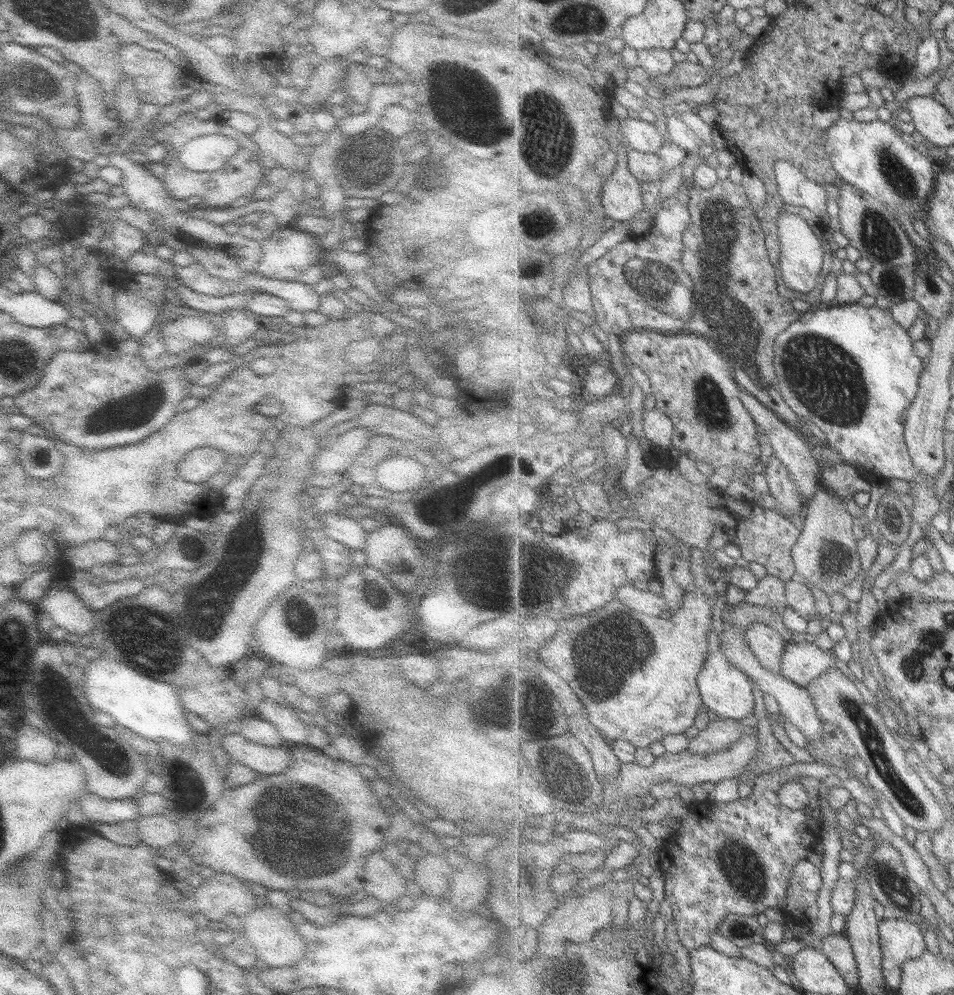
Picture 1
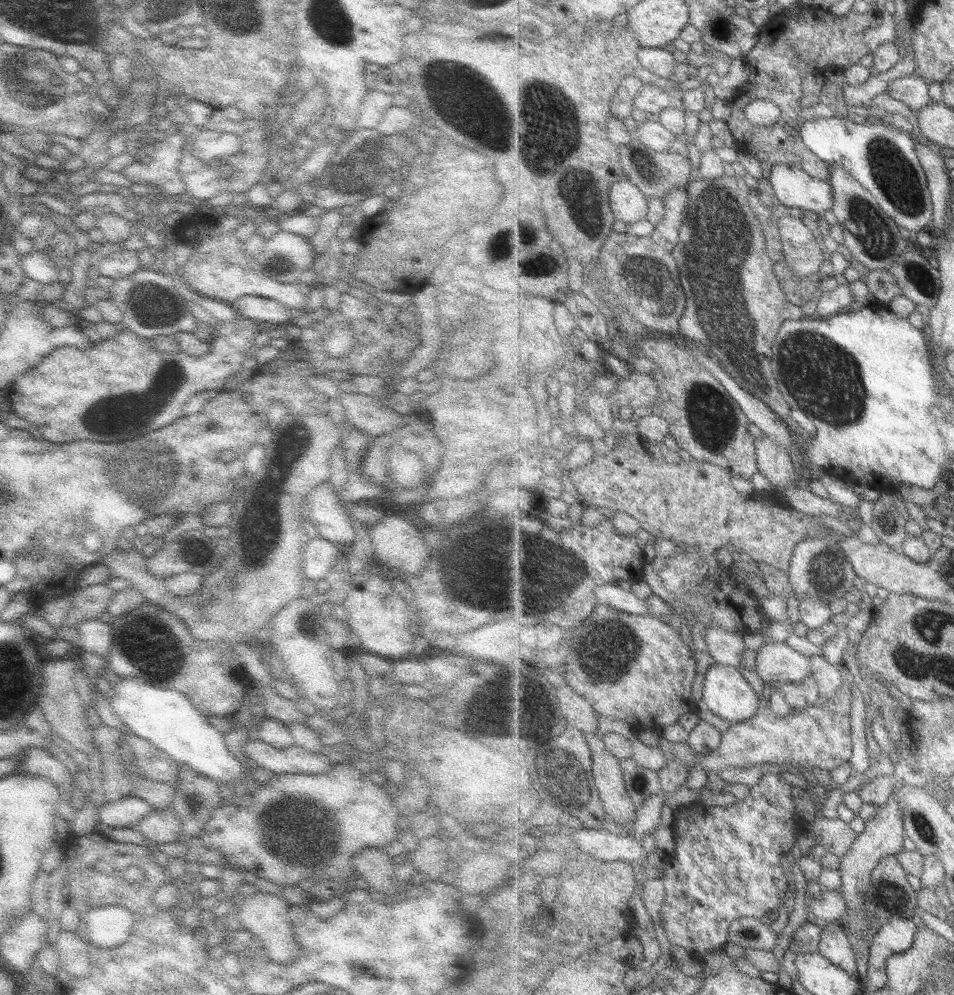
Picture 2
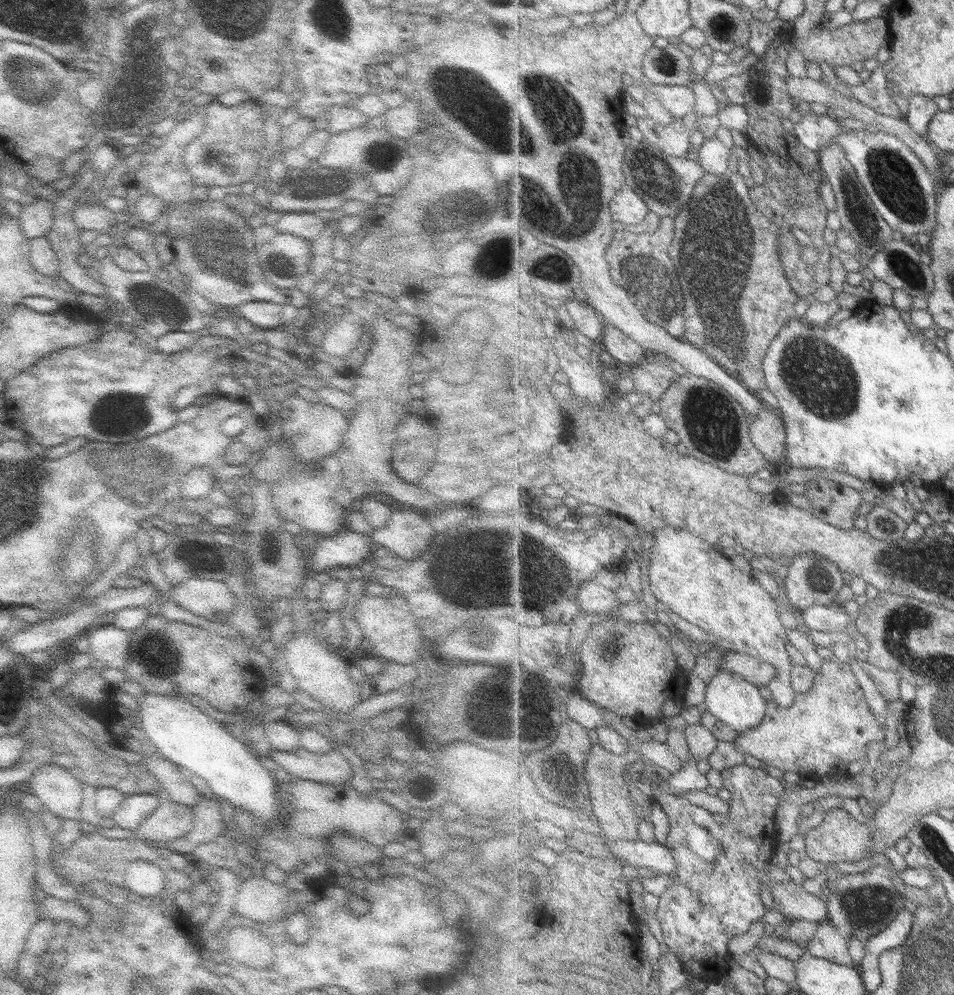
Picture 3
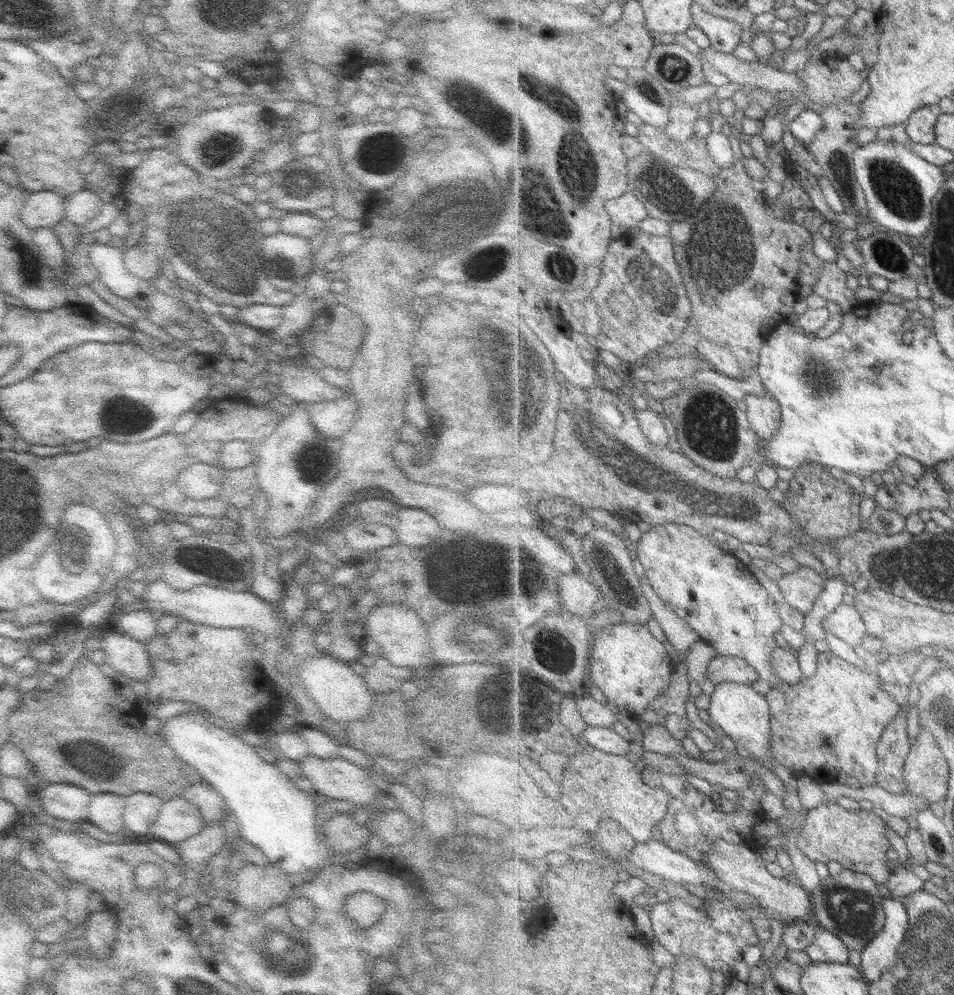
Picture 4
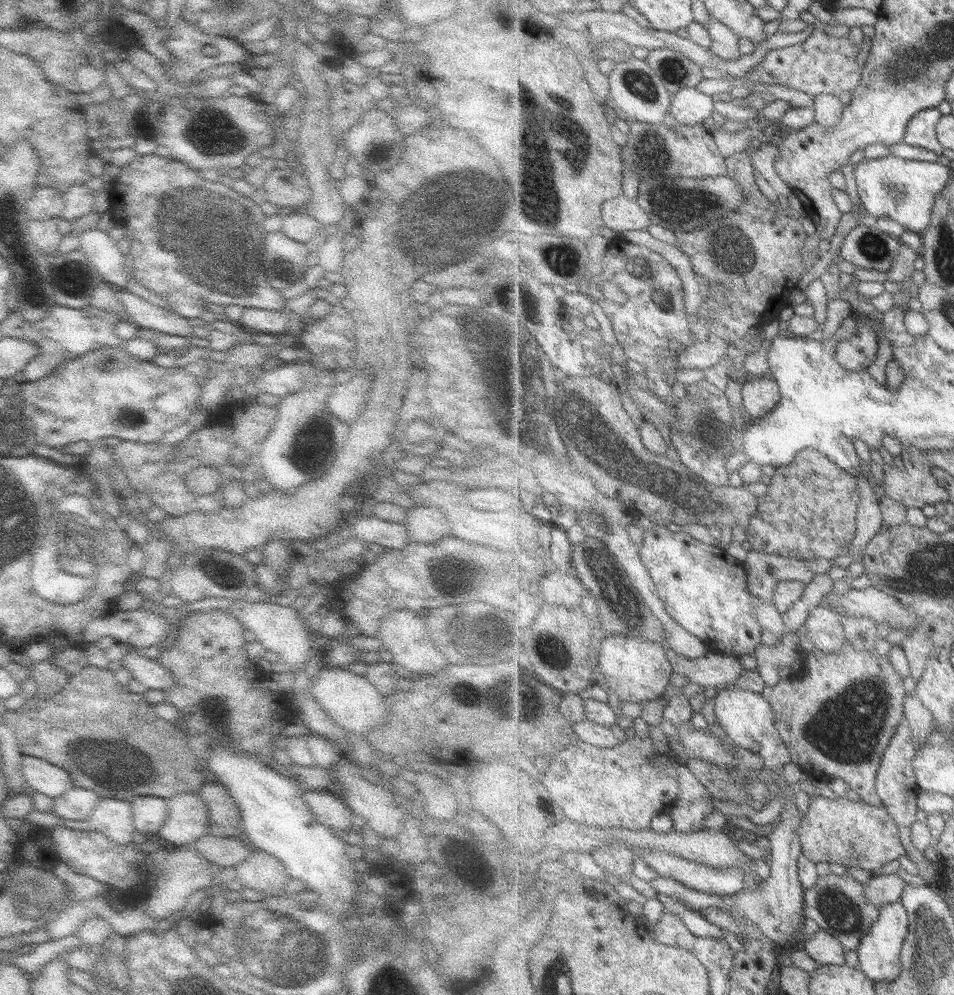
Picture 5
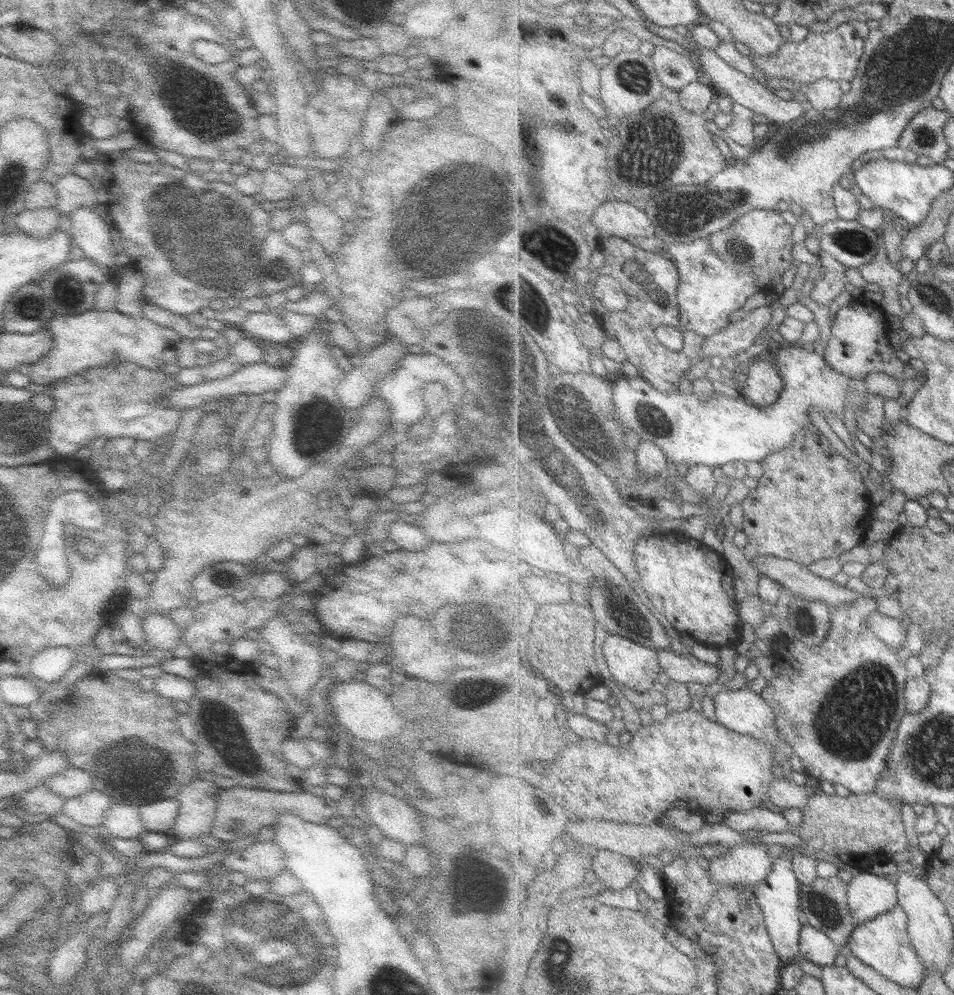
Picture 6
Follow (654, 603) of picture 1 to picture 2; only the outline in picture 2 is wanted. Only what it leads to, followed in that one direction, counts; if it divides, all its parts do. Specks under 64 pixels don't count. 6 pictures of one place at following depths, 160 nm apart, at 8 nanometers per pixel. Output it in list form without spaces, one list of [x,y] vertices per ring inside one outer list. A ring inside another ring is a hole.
[[[604,584],[603,588],[597,590],[597,596],[599,596],[601,604],[607,604],[607,606],[612,606],[632,615],[649,615],[653,613],[645,599],[635,596],[633,592],[621,588],[619,585]]]

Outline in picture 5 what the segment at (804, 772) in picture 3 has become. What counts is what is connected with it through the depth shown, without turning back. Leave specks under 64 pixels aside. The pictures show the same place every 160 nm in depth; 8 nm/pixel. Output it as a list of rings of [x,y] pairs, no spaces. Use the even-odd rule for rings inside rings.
[[[851,644],[837,654],[819,649],[803,652],[802,659],[804,670],[801,674],[783,678],[775,686],[765,686],[762,690],[762,695],[774,708],[776,727],[788,745],[792,762],[805,772],[811,772],[811,779],[817,782],[826,784],[835,779],[842,780],[865,803],[884,807],[877,795],[876,779],[885,749],[903,720],[903,700],[907,698],[903,680],[887,660],[877,656],[877,652],[863,654]]]

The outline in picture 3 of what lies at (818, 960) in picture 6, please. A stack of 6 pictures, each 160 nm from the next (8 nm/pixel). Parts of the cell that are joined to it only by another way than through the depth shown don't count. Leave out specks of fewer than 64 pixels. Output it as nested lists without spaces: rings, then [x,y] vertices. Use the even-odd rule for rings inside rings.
[[[828,921],[818,924],[815,937],[809,943],[809,954],[825,960],[833,961],[835,964],[842,964],[853,967],[854,960],[849,948],[850,938],[841,936],[839,930]]]

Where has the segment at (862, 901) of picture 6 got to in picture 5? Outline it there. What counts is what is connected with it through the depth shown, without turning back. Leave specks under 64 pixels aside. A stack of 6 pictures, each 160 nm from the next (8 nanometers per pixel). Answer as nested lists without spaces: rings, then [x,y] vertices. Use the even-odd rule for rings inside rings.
[[[892,873],[873,876],[864,885],[866,886],[868,899],[878,907],[884,907],[889,903],[899,903],[908,883],[903,878],[899,878],[896,873]]]

